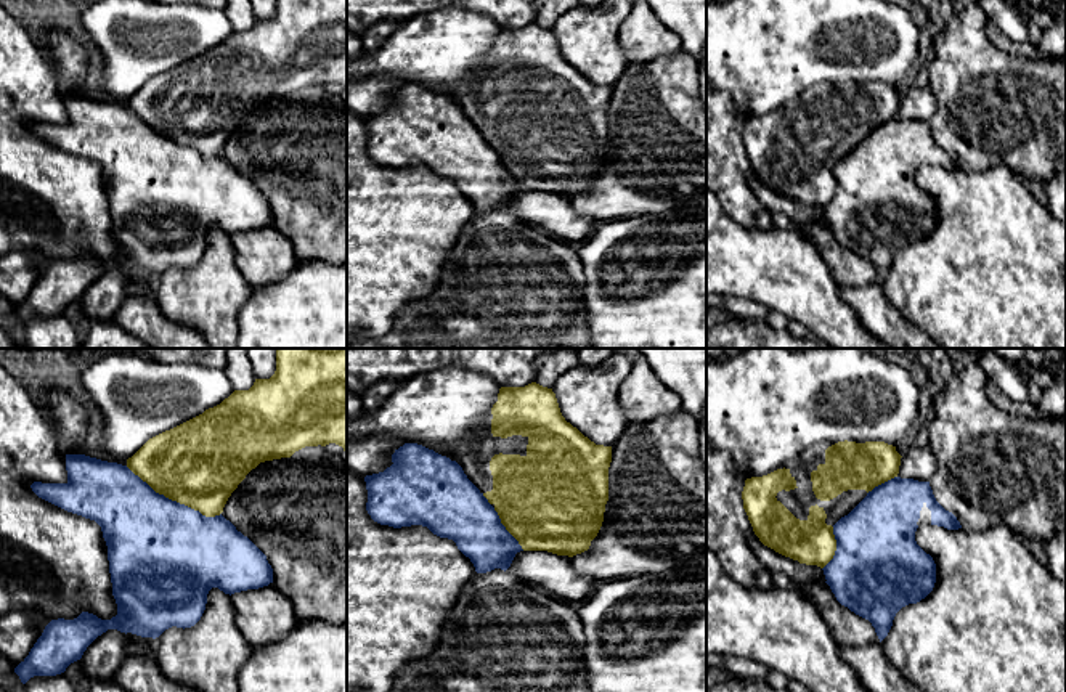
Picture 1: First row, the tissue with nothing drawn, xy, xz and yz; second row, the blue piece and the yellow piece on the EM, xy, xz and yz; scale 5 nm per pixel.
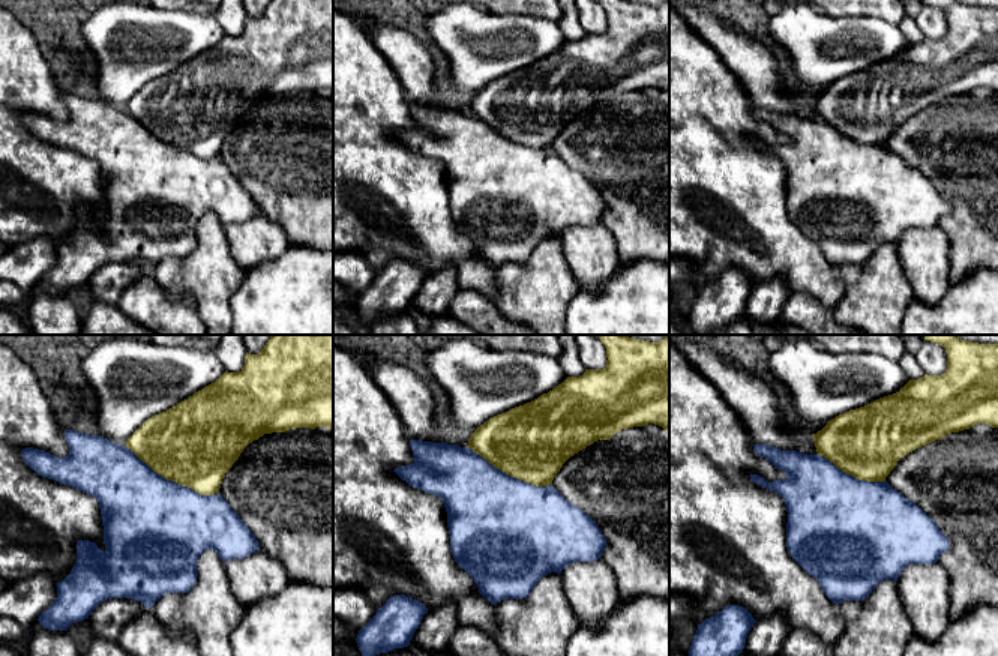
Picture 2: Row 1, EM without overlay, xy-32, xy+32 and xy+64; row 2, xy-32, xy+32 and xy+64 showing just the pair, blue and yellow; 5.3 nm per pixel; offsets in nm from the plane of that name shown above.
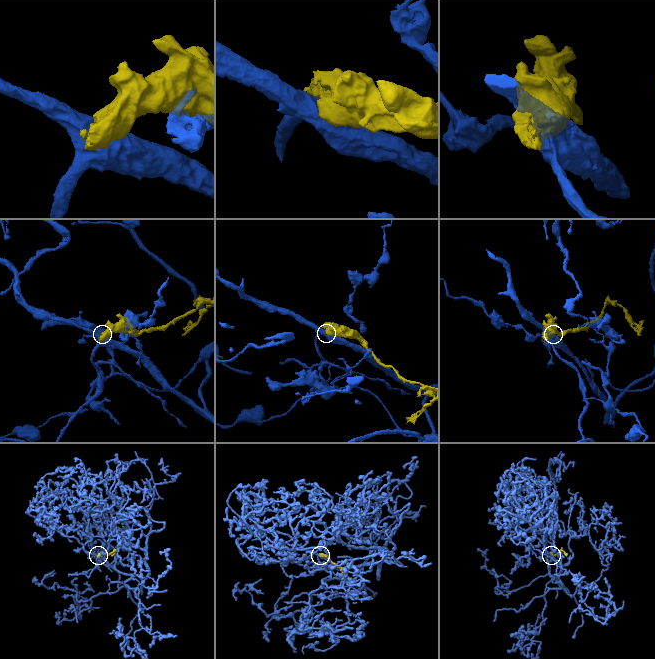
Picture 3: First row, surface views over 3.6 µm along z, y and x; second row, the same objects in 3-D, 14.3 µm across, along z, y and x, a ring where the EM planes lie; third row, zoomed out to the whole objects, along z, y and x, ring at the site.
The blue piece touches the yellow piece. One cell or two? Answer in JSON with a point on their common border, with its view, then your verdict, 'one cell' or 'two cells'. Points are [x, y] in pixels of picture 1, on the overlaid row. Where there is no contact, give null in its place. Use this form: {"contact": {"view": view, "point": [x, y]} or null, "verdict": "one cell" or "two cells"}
{"contact": {"view": "xy", "point": [174, 501]}, "verdict": "two cells"}

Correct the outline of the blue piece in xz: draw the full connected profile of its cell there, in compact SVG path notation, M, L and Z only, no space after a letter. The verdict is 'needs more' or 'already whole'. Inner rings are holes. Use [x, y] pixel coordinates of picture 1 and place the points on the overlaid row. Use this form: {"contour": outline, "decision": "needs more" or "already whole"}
{"contour": "M405 443L395 450L392 462L384 472L364 477L366 511L374 522L393 528L427 527L453 539L477 573L506 572L523 551L456 461Z", "decision": "already whole"}

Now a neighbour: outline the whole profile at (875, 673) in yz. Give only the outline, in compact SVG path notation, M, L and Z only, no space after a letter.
M881 642L861 647L840 645L840 655L867 692L925 692L889 663Z

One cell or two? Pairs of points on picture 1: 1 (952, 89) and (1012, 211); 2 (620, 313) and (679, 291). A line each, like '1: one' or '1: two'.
1: two
2: one

